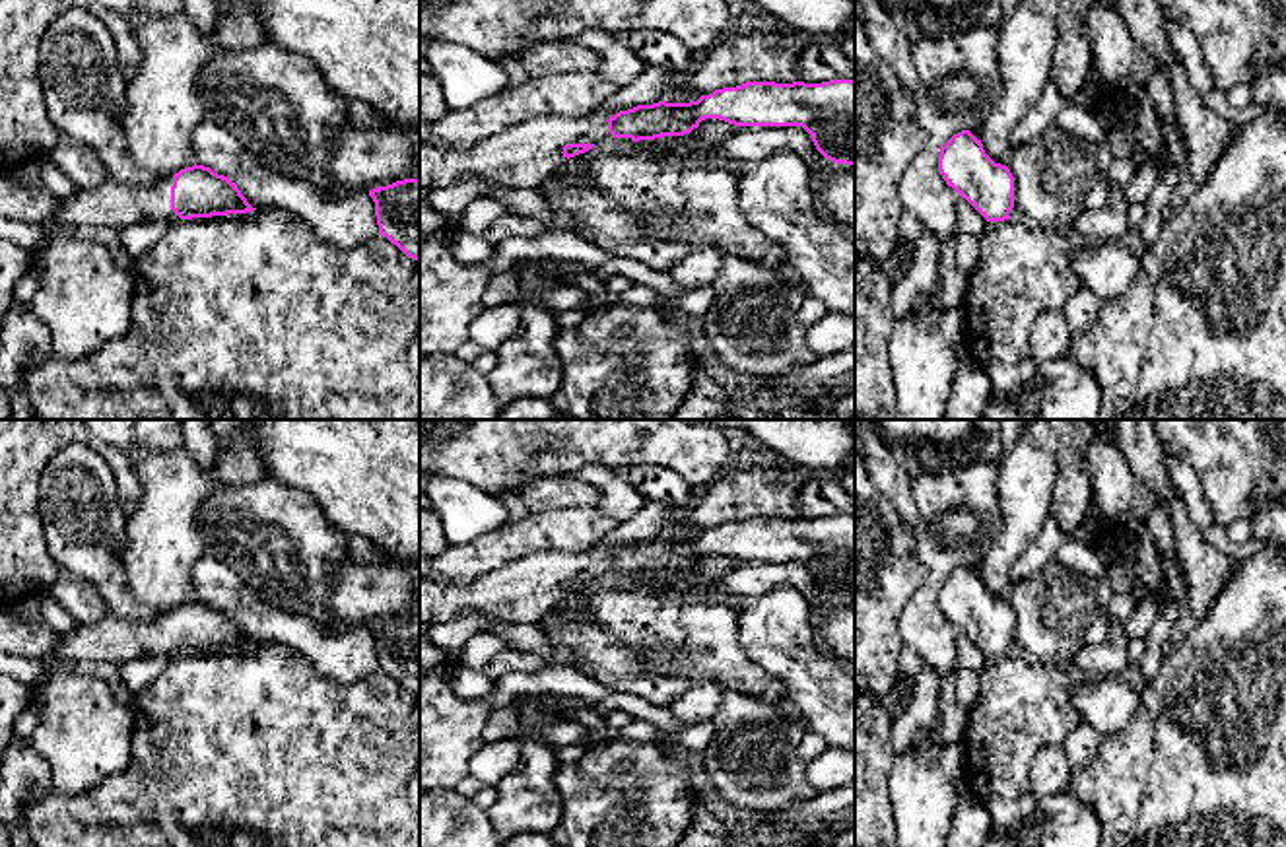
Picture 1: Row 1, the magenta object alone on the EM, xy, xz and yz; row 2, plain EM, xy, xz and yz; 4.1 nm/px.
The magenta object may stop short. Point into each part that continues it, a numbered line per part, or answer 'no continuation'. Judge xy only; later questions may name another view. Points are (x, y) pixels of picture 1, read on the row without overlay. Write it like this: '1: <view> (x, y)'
1: xy (111, 640)

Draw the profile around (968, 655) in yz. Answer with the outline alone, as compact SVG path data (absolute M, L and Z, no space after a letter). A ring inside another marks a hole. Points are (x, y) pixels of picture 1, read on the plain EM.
M962 631L956 635L956 668L979 672L987 662L987 655Z

